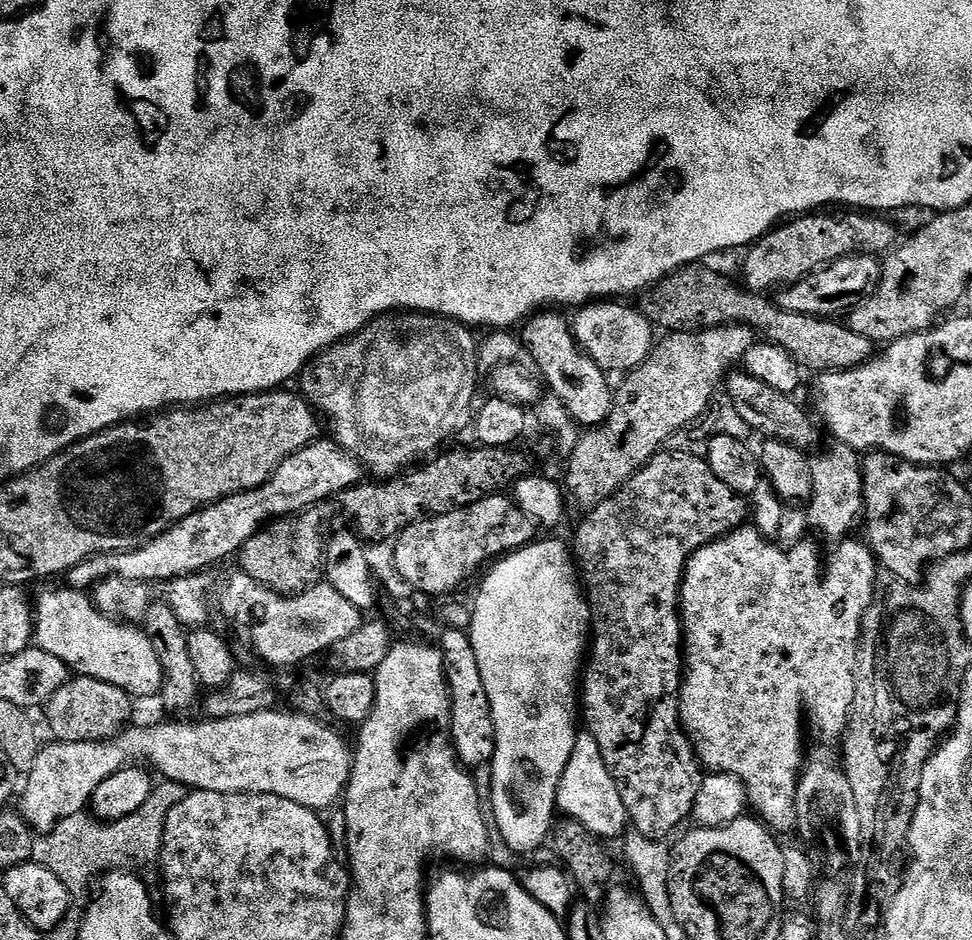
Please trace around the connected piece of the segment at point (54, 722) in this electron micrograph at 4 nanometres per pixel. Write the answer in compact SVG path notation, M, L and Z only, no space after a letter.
M89 676L72 678L62 686L62 690L58 690L48 699L48 728L56 735L53 737L57 741L66 744L110 740L129 727L132 704L133 697L118 690L118 686L110 686L110 682L98 682Z

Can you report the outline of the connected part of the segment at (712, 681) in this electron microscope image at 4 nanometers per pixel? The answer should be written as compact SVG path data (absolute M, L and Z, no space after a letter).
M753 526L735 528L728 535L720 537L698 549L684 568L684 582L680 586L680 619L682 621L682 655L684 658L683 680L680 685L680 724L688 734L688 741L696 752L696 758L709 773L732 775L745 786L747 803L751 811L773 830L795 829L796 784L806 763L804 756L804 712L812 728L824 740L839 741L848 731L848 715L852 712L854 690L856 689L856 661L860 650L860 627L864 616L874 603L878 561L872 555L867 543L860 544L853 538L845 538L835 545L820 569L820 552L809 542L801 542L787 548L777 546Z

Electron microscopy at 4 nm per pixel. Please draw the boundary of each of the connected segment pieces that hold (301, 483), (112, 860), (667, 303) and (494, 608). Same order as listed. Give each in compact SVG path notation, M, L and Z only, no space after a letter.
M318 438L313 444L307 444L305 448L286 458L286 462L282 462L282 466L274 470L272 477L262 487L227 496L213 504L205 504L194 514L183 516L176 524L169 524L153 540L144 540L136 546L141 548L136 548L133 552L112 552L109 556L96 556L93 560L81 559L67 573L67 587L73 590L88 590L110 576L142 582L149 586L155 586L159 580L167 582L177 580L179 576L194 576L197 572L211 569L211 564L216 564L227 556L235 557L244 544L250 542L250 538L254 538L254 534L258 534L265 524L271 524L272 521L280 520L284 516L297 516L299 512L315 509L323 500L328 500L331 496L339 497L349 492L365 479L366 469L359 460L354 459L348 451L341 448L335 439L324 439Z
M162 780L153 787L142 807L116 822L100 821L85 811L71 815L35 839L31 861L57 875L70 894L84 891L93 879L94 882L110 871L124 870L136 863L155 865L164 844L166 818L187 793L183 784Z
M703 263L689 264L676 272L669 272L659 284L647 289L639 297L639 311L644 313L653 325L660 324L669 333L702 332L705 328L726 328L730 324L740 324L751 328L767 343L777 344L786 354L799 362L801 369L822 372L841 372L847 368L856 368L865 360L872 359L874 346L862 334L854 334L847 323L832 318L803 316L780 308L779 303L772 304L767 295L750 292L739 283L731 284L720 272L712 268L703 268Z
M540 538L540 539L537 539L537 540L536 540L536 541L535 541L535 542L533 542L533 543L530 543L530 544L528 544L528 545L526 545L526 547L524 547L524 548L517 548L517 549L516 549L516 551L515 551L515 552L513 552L513 553L511 553L511 554L509 554L509 555L507 555L507 556L505 556L505 557L503 557L503 558L500 558L500 559L497 559L497 560L496 560L496 561L495 561L495 563L493 563L493 564L492 564L492 565L491 565L491 568L492 568L492 573L490 573L490 574L489 574L489 576L488 576L488 577L486 577L486 578L485 578L485 580L484 580L484 581L482 581L482 582L481 582L481 584L480 584L480 593L478 593L478 594L477 594L477 596L476 596L476 605L474 605L474 604L472 604L472 605L471 605L471 608L470 608L470 609L471 609L471 614L472 614L472 622L471 622L471 627L470 627L470 635L471 635L471 637L472 637L472 645L473 645L473 646L474 646L474 658L478 658L478 670L482 670L482 682L483 682L483 683L484 683L484 685L485 685L485 686L486 686L486 694L487 694L487 695L488 695L488 697L489 697L489 698L490 698L490 706L491 706L491 707L492 707L492 717L493 717L493 718L494 718L494 726L495 726L495 727L496 727L496 752L495 752L495 754L493 754L493 755L492 755L492 763L491 763L491 765L490 765L490 771L492 771L492 804L491 804L491 800L490 800L490 816L491 816L491 819L492 819L492 820L493 820L493 821L494 821L494 828L495 828L495 831L496 831L496 832L497 832L497 833L498 833L498 836L499 836L499 832L498 832L498 831L500 831L500 836L501 836L501 838L502 838L502 839L504 839L504 844L505 844L505 846L506 846L506 847L508 847L508 848L513 848L513 850L514 850L514 851L516 851L516 852L532 852L532 851L534 851L534 850L535 850L535 848L540 848L540 847L542 847L542 846L543 846L543 844L544 844L544 842L545 842L545 844L546 844L546 841L547 841L547 840L548 840L548 839L549 839L549 836L550 836L550 833L551 833L551 832L552 832L552 831L553 831L553 827L554 827L554 821L555 821L555 820L556 820L556 819L557 819L557 816L558 816L558 809L557 809L557 807L556 807L556 795L557 795L557 794L558 794L558 786L559 786L559 785L560 785L560 779L561 779L561 778L562 778L562 774L563 774L563 773L564 773L564 771L565 771L565 770L566 770L566 766L567 766L567 765L568 765L568 763L569 763L569 762L570 762L570 754L571 754L571 753L572 753L572 751L573 751L573 750L574 750L574 742L575 742L575 741L576 741L576 733L577 733L577 731L578 731L578 725L576 725L576 720L577 720L577 724L578 724L578 685L579 685L579 684L580 684L580 683L581 683L581 680L582 680L582 665L583 665L583 664L584 664L584 663L585 663L585 660L586 660L586 649L587 649L587 648L588 648L588 647L589 647L589 644L590 644L590 625L591 625L591 623L592 623L592 610L591 610L591 608L589 608L589 606L588 606L588 598L587 598L587 595L586 595L586 593L585 593L585 591L584 591L584 589L583 589L583 587L582 587L582 580L581 580L581 577L580 577L580 576L579 576L579 575L578 575L578 568L577 568L577 565L576 565L576 564L575 564L575 563L574 563L574 556L573 556L573 553L572 553L572 552L571 552L571 551L570 551L570 548L569 548L569 545L568 545L568 548L567 548L567 546L566 546L566 545L564 545L564 544L563 544L563 542L562 542L562 541L560 541L560 540L543 540L543 538Z

